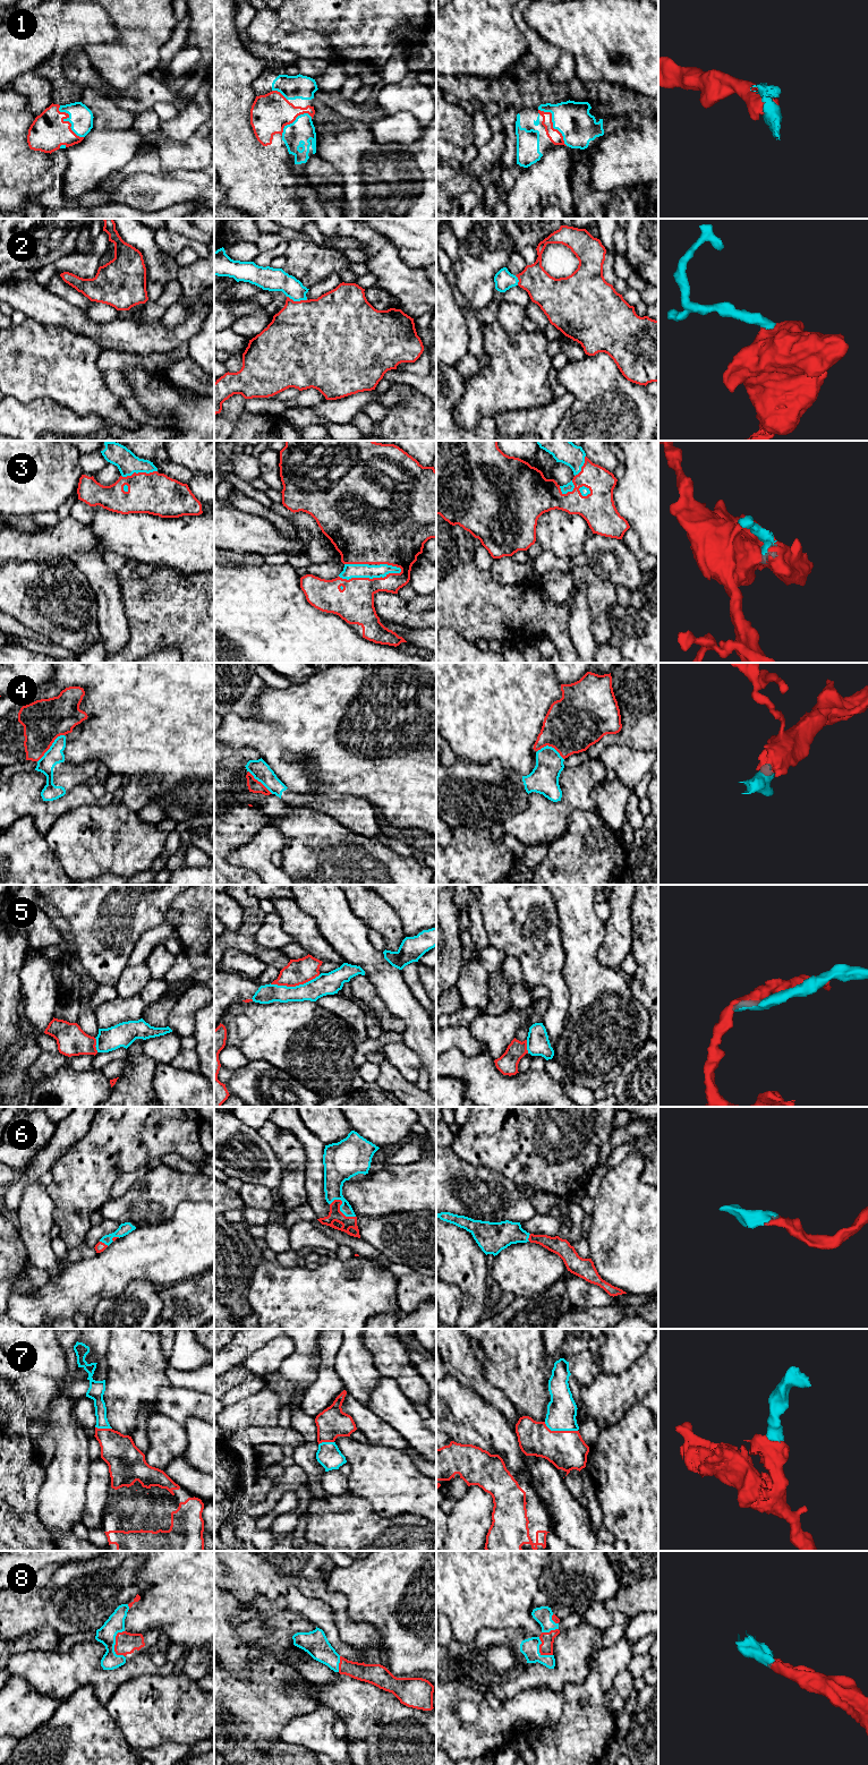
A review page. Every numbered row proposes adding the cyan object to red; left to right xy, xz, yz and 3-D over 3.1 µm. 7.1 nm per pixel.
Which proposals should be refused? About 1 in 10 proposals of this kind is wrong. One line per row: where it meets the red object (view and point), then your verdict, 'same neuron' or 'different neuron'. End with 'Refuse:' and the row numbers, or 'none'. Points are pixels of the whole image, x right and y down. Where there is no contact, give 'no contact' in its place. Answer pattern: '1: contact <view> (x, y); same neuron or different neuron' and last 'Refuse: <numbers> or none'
1: contact xy (68, 121); same neuron
2: contact xz (297, 301); same neuron
3: contact xz (371, 579); same neuron
4: contact xy (50, 745); different neuron
5: contact xz (295, 986); different neuron
6: contact xz (339, 1208); same neuron
7: contact yz (560, 1431); same neuron
8: contact xy (116, 1644); same neuron
Refuse: 4, 5

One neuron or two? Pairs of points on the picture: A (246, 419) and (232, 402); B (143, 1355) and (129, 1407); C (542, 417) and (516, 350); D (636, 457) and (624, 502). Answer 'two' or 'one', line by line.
A: two
B: one
C: two
D: one

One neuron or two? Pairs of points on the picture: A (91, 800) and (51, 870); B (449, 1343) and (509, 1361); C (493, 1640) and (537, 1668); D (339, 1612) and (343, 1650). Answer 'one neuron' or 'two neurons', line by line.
A: two neurons
B: two neurons
C: two neurons
D: two neurons

